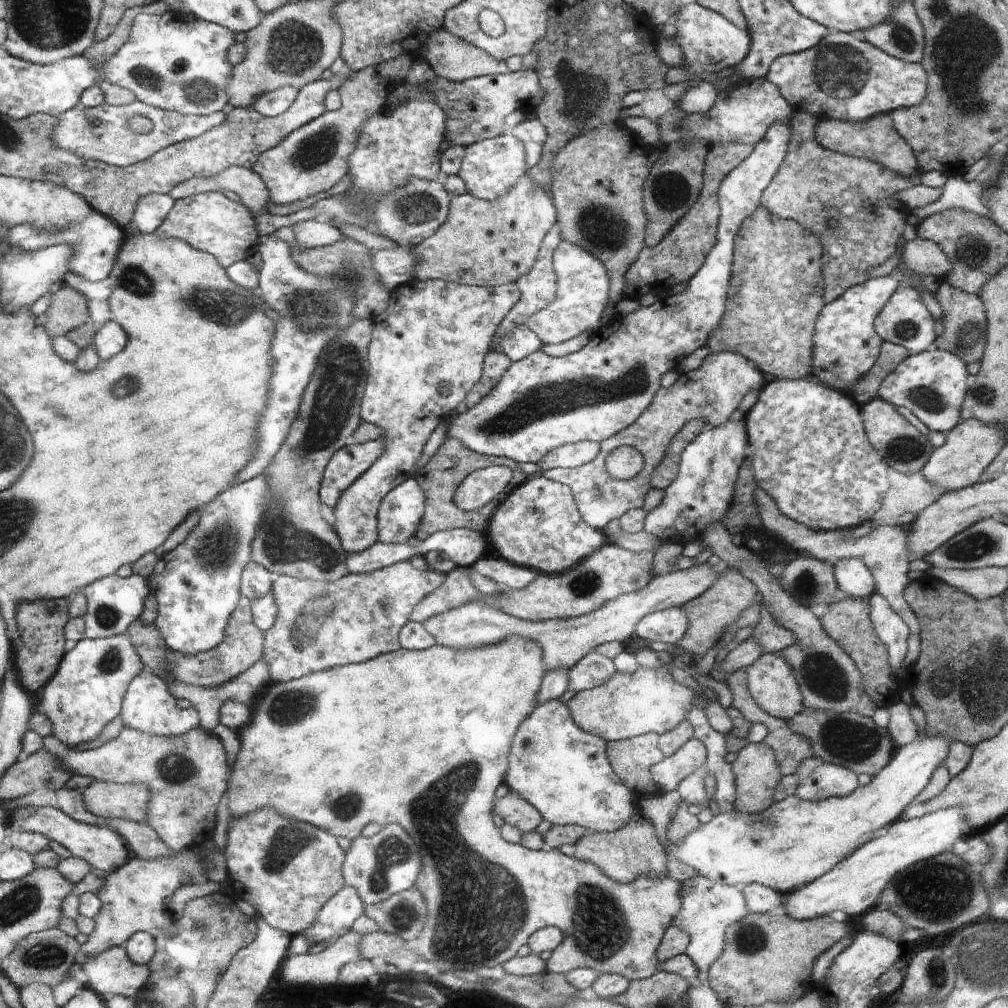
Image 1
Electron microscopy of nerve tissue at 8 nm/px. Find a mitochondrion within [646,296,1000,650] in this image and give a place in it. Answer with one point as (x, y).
(902, 448)

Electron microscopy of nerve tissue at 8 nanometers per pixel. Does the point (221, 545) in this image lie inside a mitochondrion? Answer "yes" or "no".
yes

